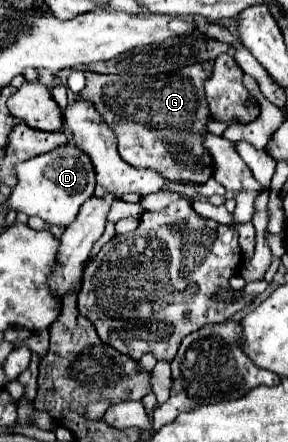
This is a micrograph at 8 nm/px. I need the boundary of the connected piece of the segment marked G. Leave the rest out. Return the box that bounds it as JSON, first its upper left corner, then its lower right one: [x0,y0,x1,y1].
[80,61,212,183]

